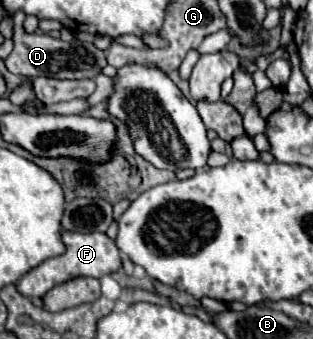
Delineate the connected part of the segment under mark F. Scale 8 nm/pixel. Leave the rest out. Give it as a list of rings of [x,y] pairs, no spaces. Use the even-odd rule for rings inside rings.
[[[62,231],[62,243],[66,245],[66,251],[62,255],[58,255],[58,257],[46,259],[44,263],[40,263],[32,271],[28,271],[16,283],[18,293],[22,293],[24,297],[44,297],[54,285],[60,285],[60,283],[64,283],[68,279],[82,277],[82,275],[100,279],[100,277],[110,275],[110,273],[114,273],[114,271],[118,271],[122,267],[118,247],[110,237],[106,237],[106,233],[98,233],[98,231],[92,231],[92,233]]]

